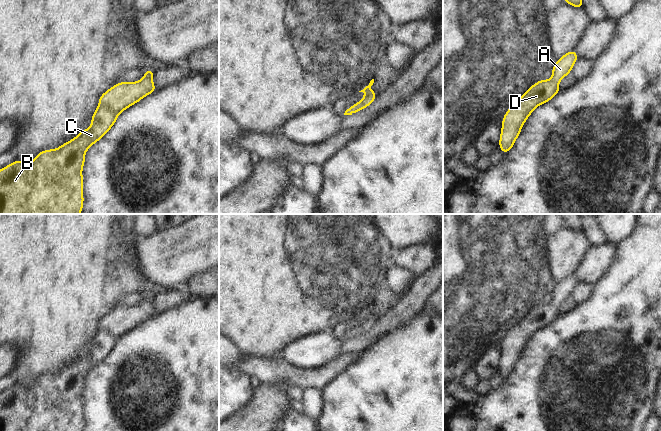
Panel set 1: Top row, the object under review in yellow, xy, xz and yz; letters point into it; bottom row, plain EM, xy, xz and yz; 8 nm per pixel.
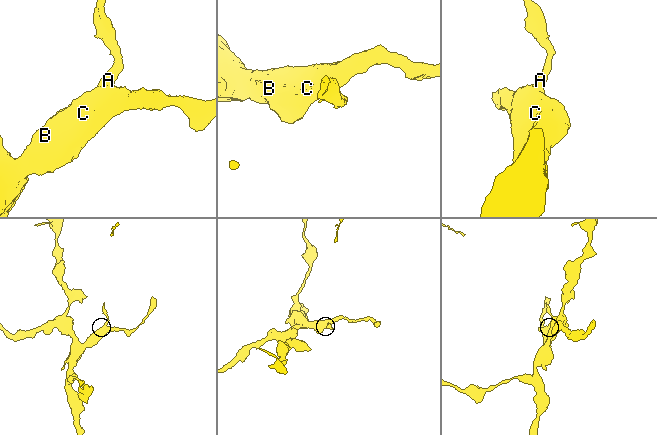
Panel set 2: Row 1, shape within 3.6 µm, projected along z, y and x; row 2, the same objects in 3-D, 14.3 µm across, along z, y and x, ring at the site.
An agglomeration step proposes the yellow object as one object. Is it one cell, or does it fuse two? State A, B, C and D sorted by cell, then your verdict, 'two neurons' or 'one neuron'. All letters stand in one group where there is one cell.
groups A B C D; one neuron

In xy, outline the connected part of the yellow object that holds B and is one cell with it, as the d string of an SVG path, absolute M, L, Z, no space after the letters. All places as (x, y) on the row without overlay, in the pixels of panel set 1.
M148 293L143 295L145 300L140 305L119 306L100 319L99 328L91 341L92 347L89 353L81 354L75 362L55 374L48 373L39 376L32 385L24 387L18 383L12 388L0 393L0 431L83 431L82 393L85 387L86 375L107 358L122 335L157 314L152 306L155 296Z

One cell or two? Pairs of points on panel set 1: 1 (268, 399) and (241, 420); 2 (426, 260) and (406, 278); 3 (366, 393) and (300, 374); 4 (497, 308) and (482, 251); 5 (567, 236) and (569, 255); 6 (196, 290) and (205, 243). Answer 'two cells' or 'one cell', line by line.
1: one cell
2: two cells
3: two cells
4: one cell
5: one cell
6: two cells

